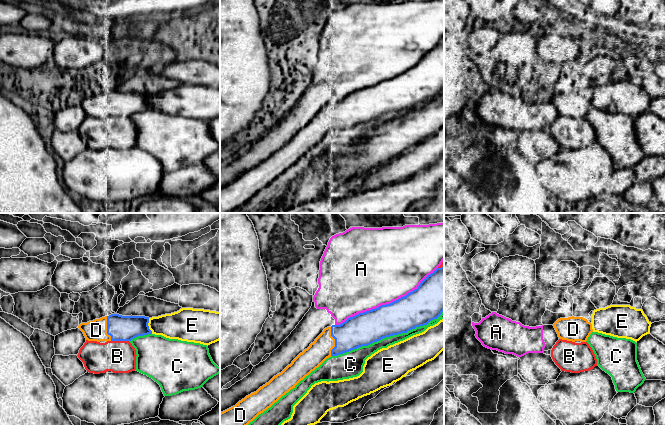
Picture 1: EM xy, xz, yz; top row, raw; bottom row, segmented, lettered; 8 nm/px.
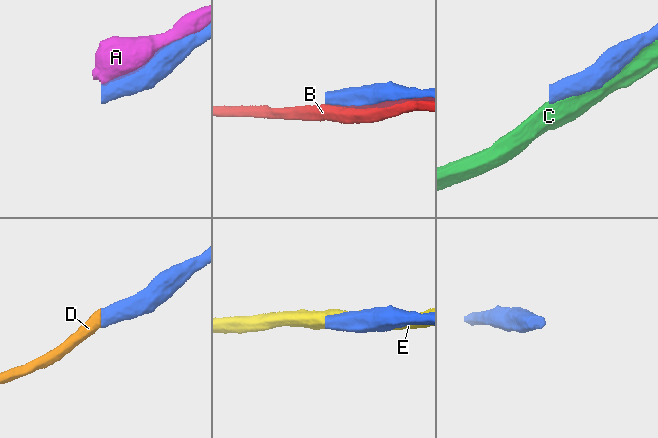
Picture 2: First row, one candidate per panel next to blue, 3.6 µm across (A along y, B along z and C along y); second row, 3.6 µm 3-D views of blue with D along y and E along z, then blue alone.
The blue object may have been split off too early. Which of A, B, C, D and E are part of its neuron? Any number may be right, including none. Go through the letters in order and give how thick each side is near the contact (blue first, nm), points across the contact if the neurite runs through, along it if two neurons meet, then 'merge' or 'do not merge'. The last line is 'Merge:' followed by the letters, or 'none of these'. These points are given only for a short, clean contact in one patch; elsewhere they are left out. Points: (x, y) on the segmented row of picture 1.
A: calibres 280 and 500 nm; do not merge
B: calibres 200 and 260 nm; do not merge
C: calibres 260 and 110 nm; do not merge
D: calibres 260 and 180 nm; merge
E: calibres 200 and 220 nm; do not merge
Merge: D

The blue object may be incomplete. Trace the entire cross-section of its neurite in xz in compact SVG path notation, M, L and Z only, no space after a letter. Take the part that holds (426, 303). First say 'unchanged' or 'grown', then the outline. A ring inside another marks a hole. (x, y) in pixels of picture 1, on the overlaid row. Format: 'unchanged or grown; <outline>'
grown; M441 267L406 296L359 313L340 325L325 328L281 373L235 406L221 412L220 425L248 425L327 358L427 325L443 311L444 267Z

